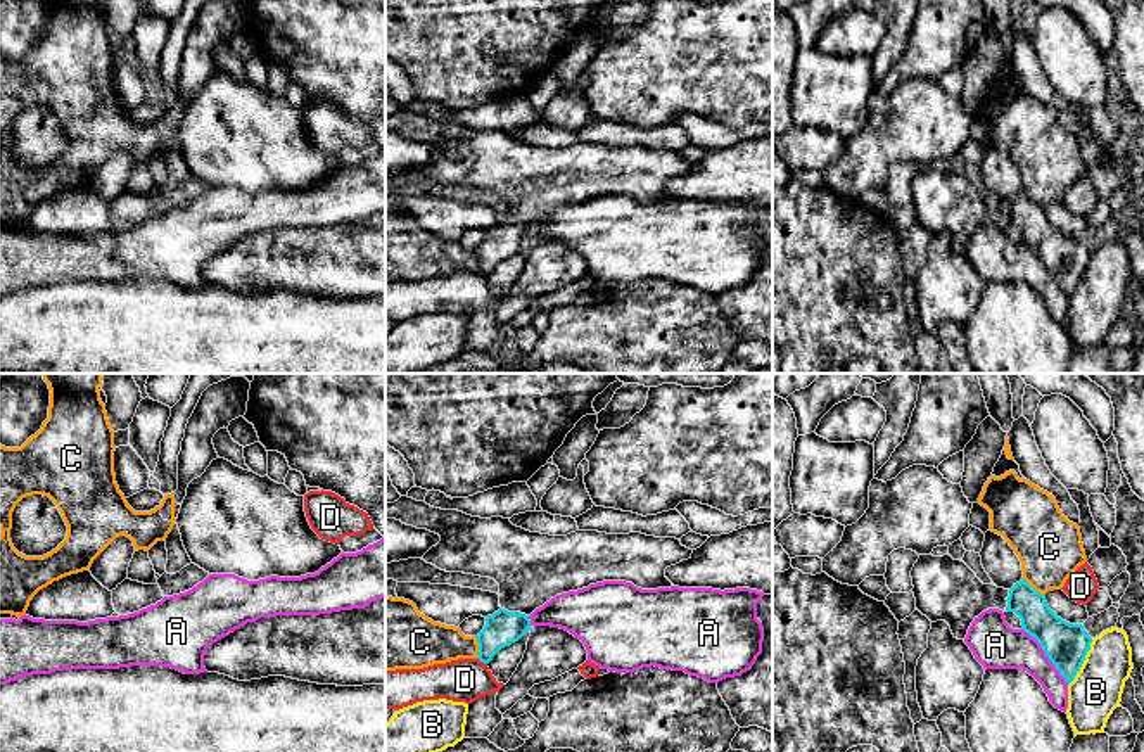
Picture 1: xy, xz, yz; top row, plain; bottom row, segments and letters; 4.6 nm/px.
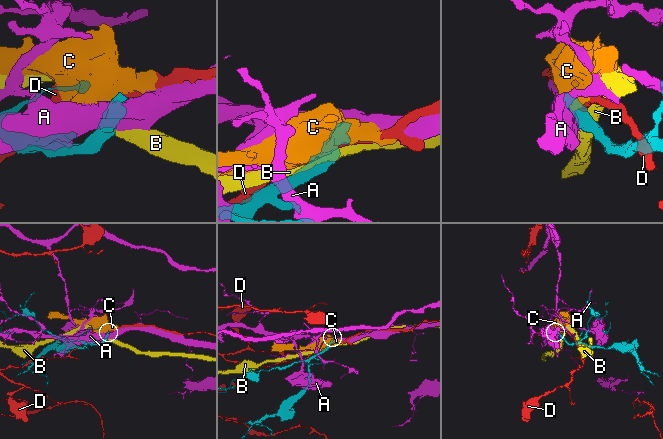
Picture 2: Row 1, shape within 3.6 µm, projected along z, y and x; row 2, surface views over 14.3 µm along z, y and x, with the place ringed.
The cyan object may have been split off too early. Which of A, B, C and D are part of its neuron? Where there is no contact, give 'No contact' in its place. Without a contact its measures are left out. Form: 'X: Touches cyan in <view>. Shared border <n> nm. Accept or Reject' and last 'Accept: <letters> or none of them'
A: Touches cyan in yz. Shared border 340 nm. Reject
B: Touches cyan in yz. Shared border 260 nm. Reject
C: Touches cyan in xz. Shared border 110 nm. Reject
D: Touches cyan in xz. Shared border 60 nm. Reject
Accept: none of them

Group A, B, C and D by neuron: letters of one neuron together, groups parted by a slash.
A / B / C / D

